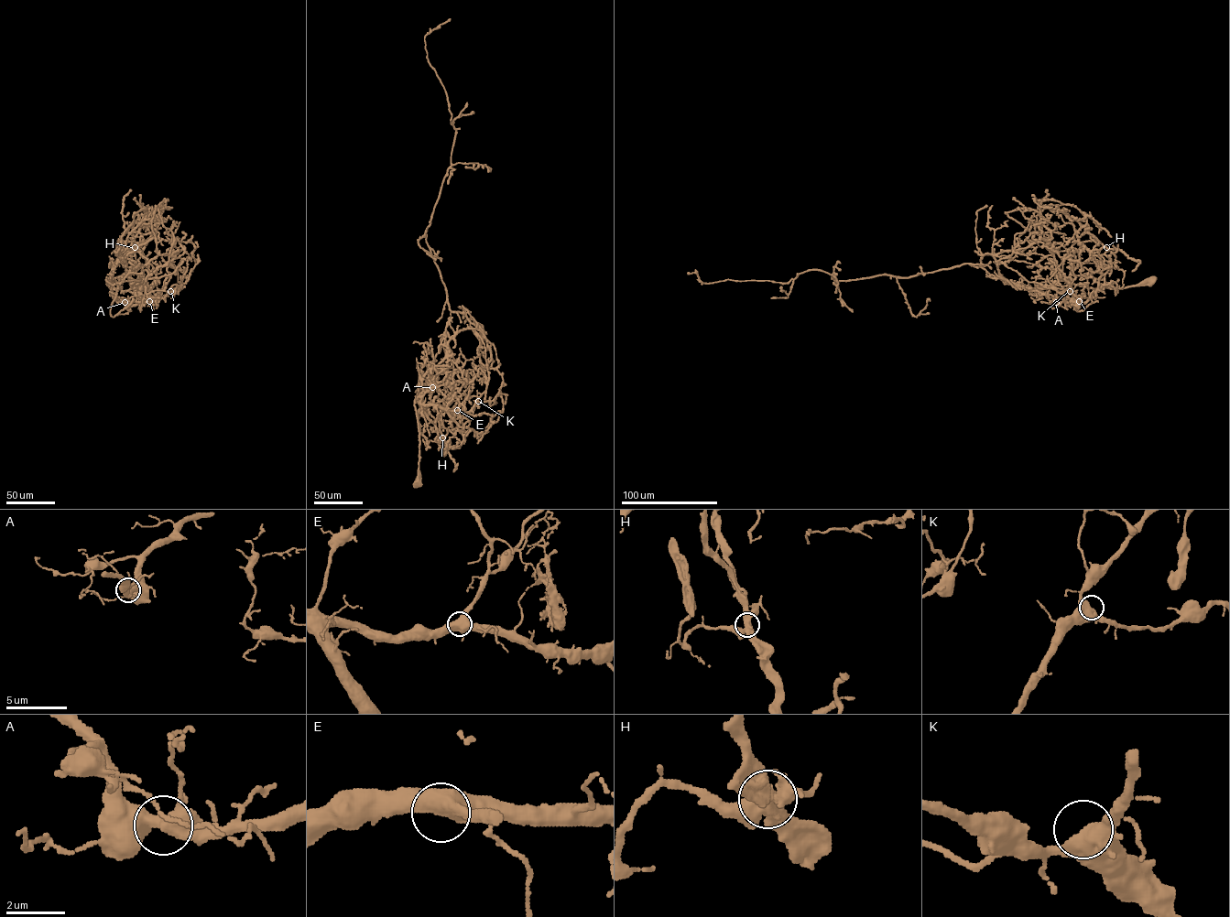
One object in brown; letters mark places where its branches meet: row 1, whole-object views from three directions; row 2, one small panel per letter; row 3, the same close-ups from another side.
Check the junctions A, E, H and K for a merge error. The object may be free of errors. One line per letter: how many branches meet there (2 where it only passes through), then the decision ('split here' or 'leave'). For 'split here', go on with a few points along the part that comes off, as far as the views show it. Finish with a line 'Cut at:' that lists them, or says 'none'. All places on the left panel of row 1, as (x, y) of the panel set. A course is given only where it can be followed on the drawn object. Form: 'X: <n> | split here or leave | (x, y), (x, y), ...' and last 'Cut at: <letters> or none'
A: 4 | leave
E: 4 | leave
H: 4 | split here | (135, 247), (133, 225), (144, 214), (143, 209), (139, 210)
K: 4 | leave
Cut at: H

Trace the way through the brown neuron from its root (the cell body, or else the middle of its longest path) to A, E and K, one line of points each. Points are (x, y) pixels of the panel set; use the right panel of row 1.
A: (1150, 281), (1121, 288), (1087, 287), (1068, 283), (1071, 293), (1056, 302)
E: (1150, 281), (1121, 288), (1087, 287), (1068, 283), (1073, 304), (1075, 306), (1079, 301)
K: (1150, 281), (1121, 288), (1087, 287), (1068, 283), (1075, 306), (1081, 298), (1070, 291)

